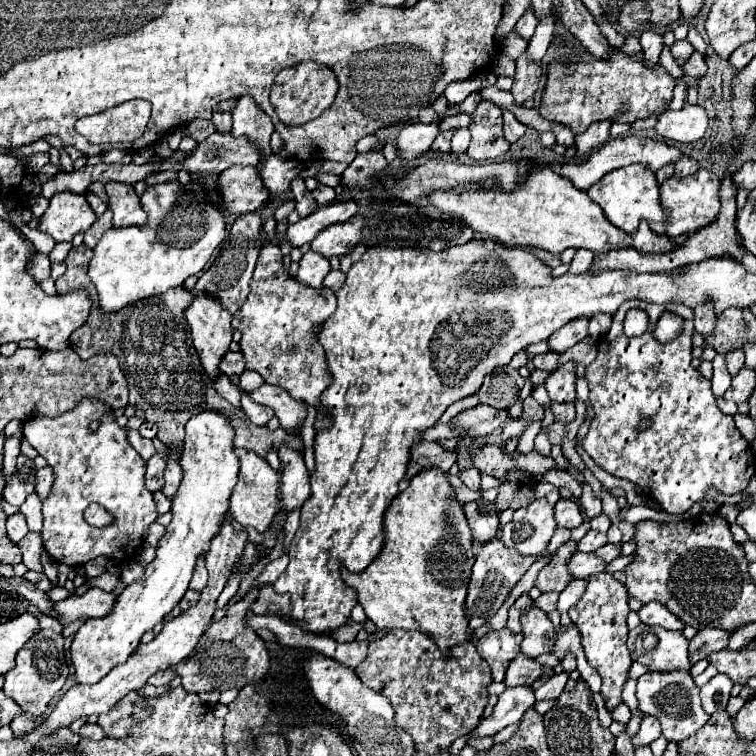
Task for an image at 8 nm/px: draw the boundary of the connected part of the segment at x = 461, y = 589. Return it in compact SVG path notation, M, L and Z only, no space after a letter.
M441 469L421 471L411 479L411 485L393 499L385 513L385 547L379 557L359 575L343 569L343 581L357 591L359 603L377 629L417 629L431 637L445 657L451 657L451 647L471 641L475 633L469 629L465 615L467 585L475 561L471 547L471 529L463 517L461 503L453 499L453 487L445 473Z

